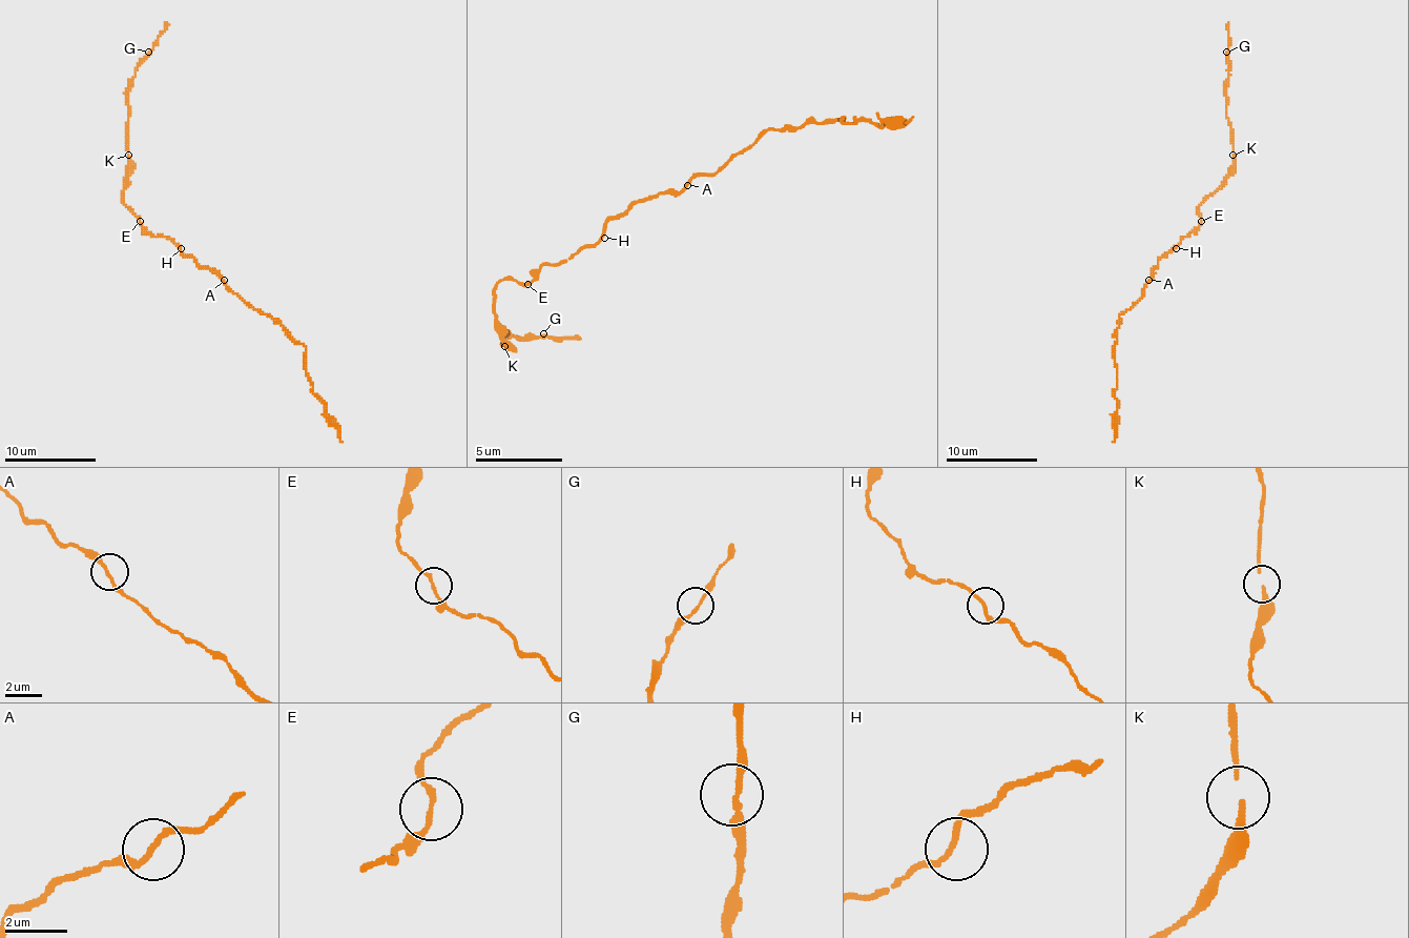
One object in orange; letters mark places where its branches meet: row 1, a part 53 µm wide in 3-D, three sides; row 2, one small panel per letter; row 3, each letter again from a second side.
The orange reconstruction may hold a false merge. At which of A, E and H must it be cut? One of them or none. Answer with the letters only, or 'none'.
none

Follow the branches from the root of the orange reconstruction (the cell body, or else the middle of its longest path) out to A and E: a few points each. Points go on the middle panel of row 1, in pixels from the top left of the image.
A: (600, 233), (614, 216), (622, 216), (635, 203), (657, 198), (661, 194), (679, 194), (687, 185)
E: (600, 233), (592, 246), (557, 264), (543, 264), (526, 285)

